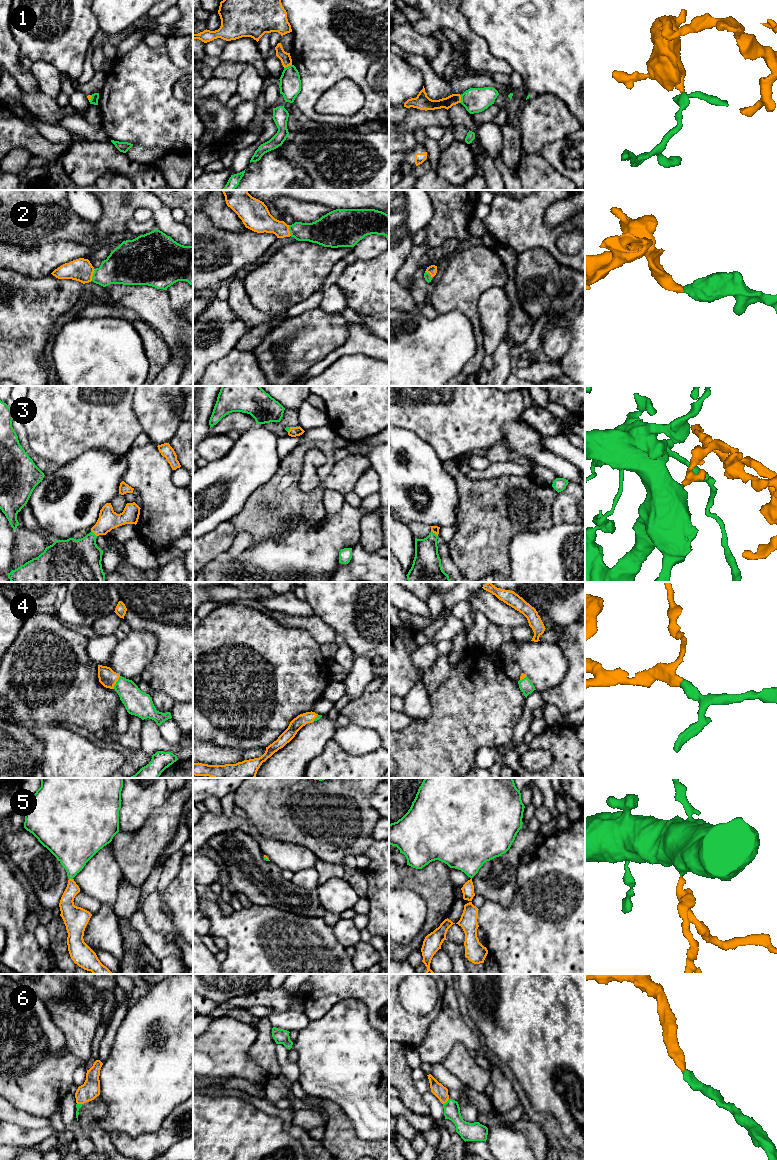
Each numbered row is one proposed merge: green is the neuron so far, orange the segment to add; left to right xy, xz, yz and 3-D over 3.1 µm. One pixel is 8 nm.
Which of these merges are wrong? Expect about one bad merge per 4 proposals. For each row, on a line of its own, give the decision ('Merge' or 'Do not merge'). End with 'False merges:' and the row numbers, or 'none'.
1: Do not merge
2: Merge
3: Merge
4: Merge
5: Merge
6: Merge
False merges: 1

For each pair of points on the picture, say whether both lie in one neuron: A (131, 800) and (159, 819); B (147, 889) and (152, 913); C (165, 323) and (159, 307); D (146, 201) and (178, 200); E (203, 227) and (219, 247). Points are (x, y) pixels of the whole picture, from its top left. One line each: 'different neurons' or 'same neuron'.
A: different neurons
B: different neurons
C: same neuron
D: different neurons
E: same neuron

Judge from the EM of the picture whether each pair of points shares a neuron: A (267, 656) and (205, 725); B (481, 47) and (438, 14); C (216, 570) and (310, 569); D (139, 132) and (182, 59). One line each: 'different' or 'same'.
A: same
B: same
C: same
D: different

